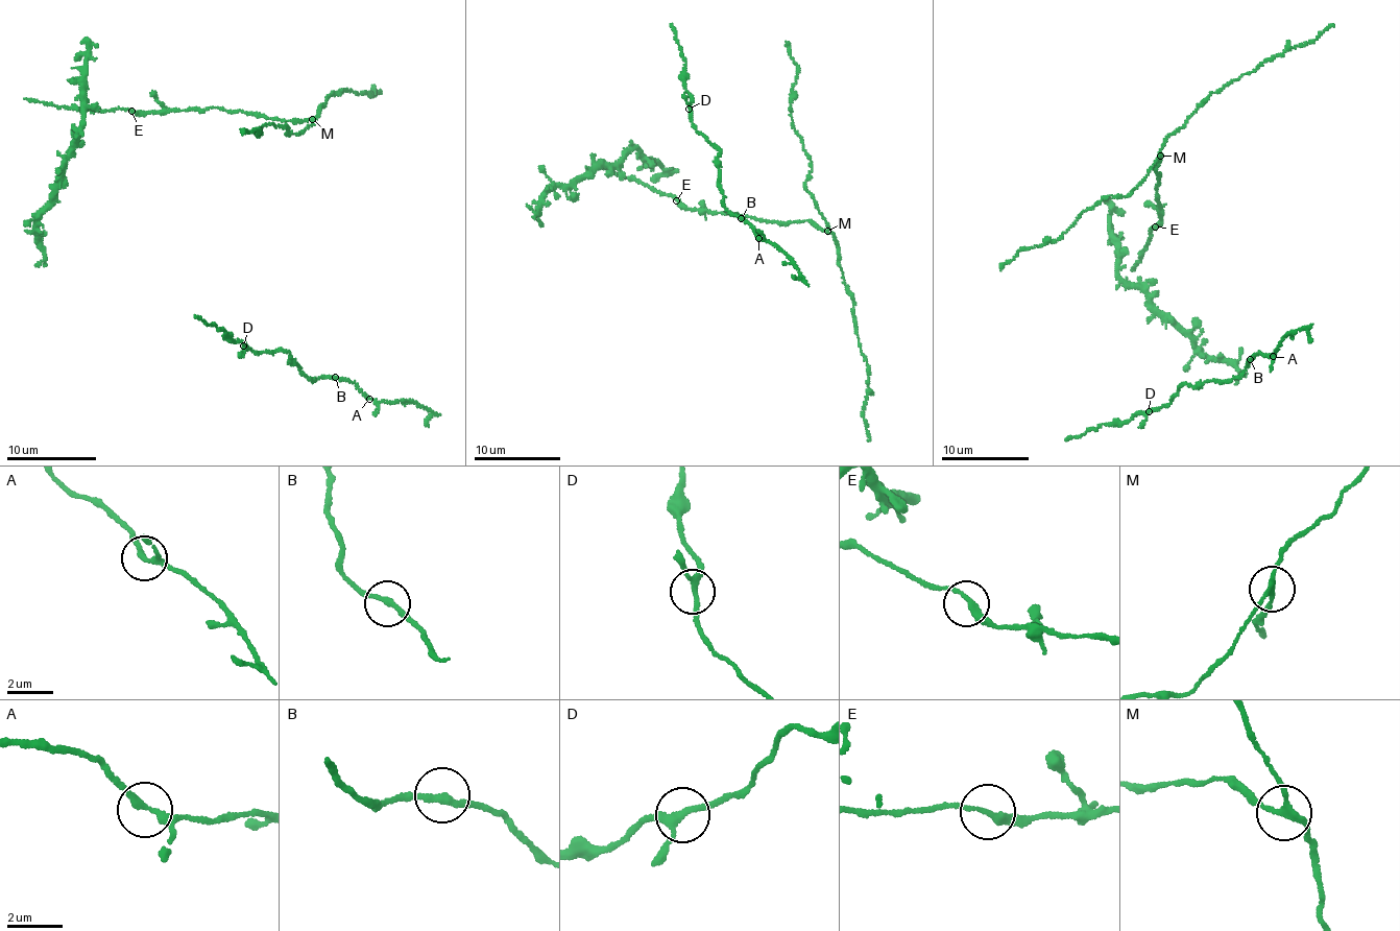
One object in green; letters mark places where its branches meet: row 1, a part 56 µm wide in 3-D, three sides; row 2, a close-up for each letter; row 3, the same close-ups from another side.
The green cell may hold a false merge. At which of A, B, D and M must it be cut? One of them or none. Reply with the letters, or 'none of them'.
M

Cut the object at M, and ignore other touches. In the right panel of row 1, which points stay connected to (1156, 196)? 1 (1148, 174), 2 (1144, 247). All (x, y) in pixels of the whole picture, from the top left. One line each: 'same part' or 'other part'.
1: other part
2: same part

